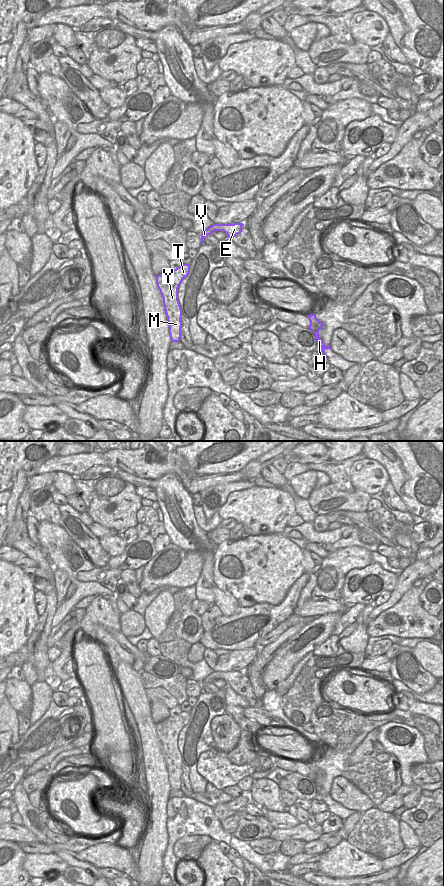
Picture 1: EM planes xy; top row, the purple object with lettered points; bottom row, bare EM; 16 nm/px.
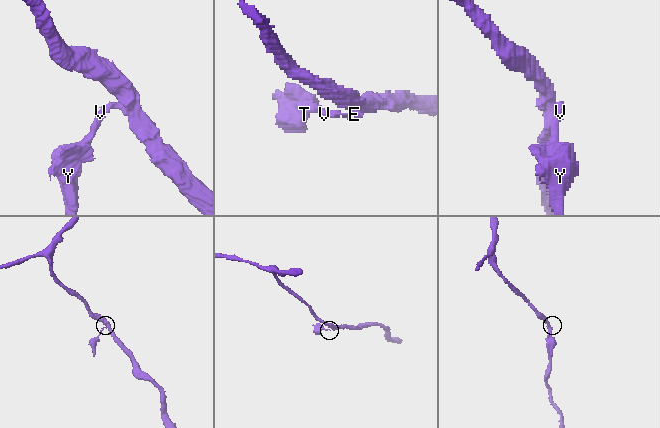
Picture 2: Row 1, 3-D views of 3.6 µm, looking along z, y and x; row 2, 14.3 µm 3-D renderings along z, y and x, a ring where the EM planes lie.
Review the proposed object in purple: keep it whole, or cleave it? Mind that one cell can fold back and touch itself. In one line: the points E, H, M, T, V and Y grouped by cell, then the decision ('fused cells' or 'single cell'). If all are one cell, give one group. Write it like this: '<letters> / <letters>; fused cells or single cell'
E H M T V Y; single cell

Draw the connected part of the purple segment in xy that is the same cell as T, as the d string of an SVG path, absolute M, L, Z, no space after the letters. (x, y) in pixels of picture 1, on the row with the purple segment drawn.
M181 264L156 276L156 284L163 298L163 306L172 342L179 342L182 327L182 309L178 300L178 288L190 272L190 264Z

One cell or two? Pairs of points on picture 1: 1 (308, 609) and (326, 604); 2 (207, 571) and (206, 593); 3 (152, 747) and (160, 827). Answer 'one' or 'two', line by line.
1: one
2: one
3: two

